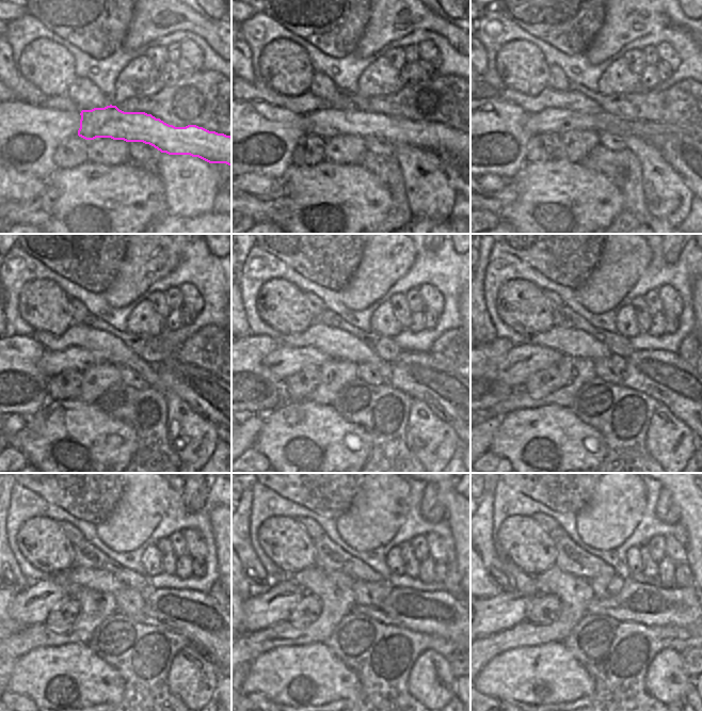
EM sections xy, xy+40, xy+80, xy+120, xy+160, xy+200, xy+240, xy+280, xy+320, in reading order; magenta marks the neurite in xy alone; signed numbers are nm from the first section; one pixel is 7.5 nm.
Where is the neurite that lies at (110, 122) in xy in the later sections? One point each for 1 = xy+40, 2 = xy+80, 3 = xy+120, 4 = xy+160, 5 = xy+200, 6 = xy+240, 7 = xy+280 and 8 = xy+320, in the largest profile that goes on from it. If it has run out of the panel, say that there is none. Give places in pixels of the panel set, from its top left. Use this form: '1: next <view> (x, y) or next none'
1: next xy+40 (326, 123)
2: next xy+80 (558, 121)
3: next xy+120 (51, 363)
4: next xy+160 (283, 362)
5: next xy+200 (525, 358)
6: next xy+240 (32, 605)
7: next xy+280 (262, 610)
8: next xy+320 (499, 613)

